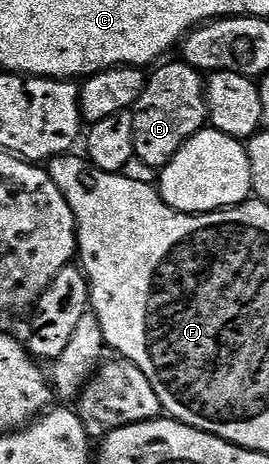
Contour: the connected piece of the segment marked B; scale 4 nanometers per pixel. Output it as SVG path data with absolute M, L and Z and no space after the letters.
M163 61L155 74L146 80L144 96L133 108L134 157L146 166L167 166L174 153L194 134L199 134L208 122L206 109L206 82L203 75L187 62Z

